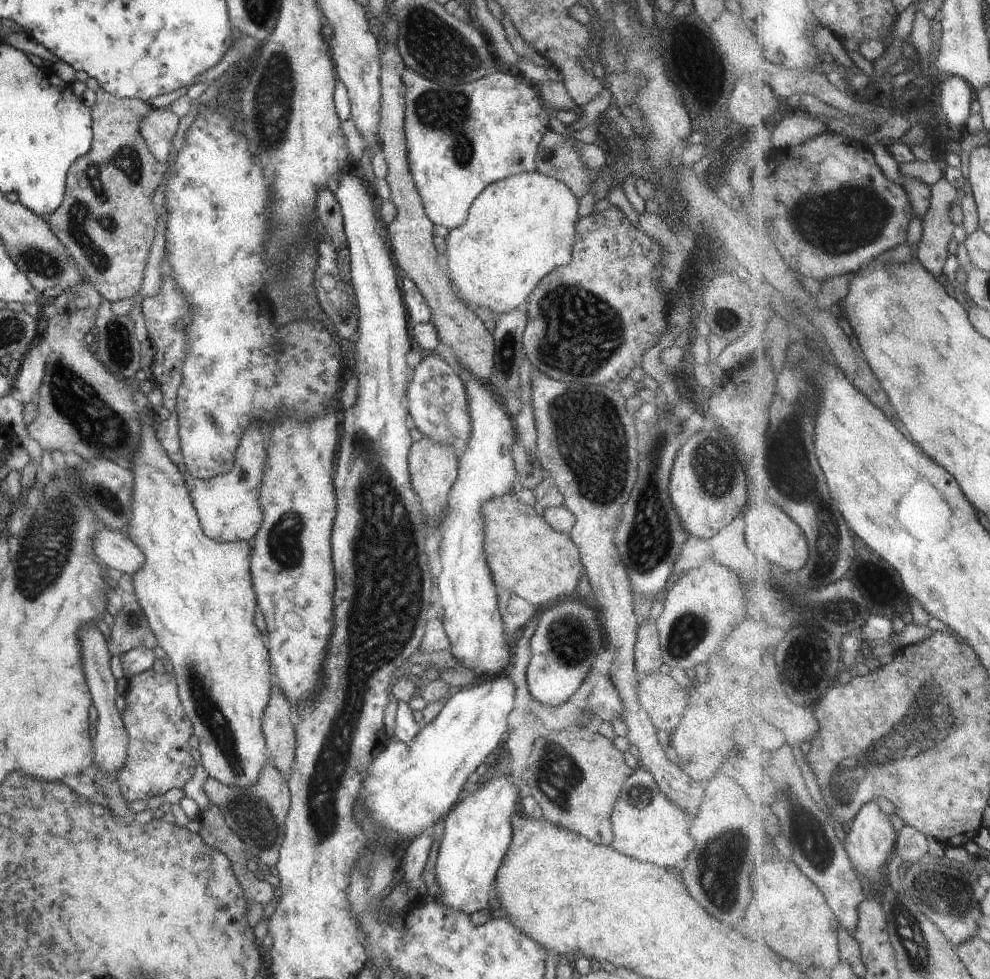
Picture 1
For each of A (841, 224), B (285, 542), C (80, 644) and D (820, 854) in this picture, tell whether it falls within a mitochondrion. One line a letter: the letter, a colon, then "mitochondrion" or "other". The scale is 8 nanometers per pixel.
A: mitochondrion
B: mitochondrion
C: other
D: mitochondrion

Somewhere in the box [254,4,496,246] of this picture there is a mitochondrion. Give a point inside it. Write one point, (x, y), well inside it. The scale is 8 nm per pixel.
(448, 111)

